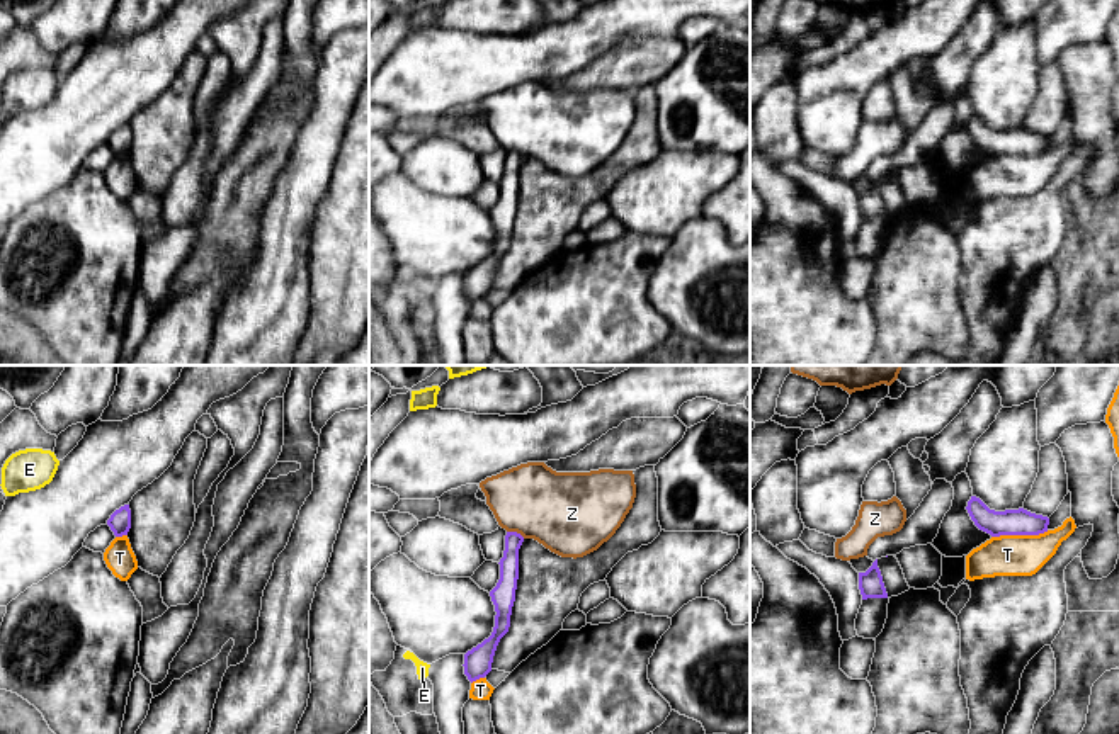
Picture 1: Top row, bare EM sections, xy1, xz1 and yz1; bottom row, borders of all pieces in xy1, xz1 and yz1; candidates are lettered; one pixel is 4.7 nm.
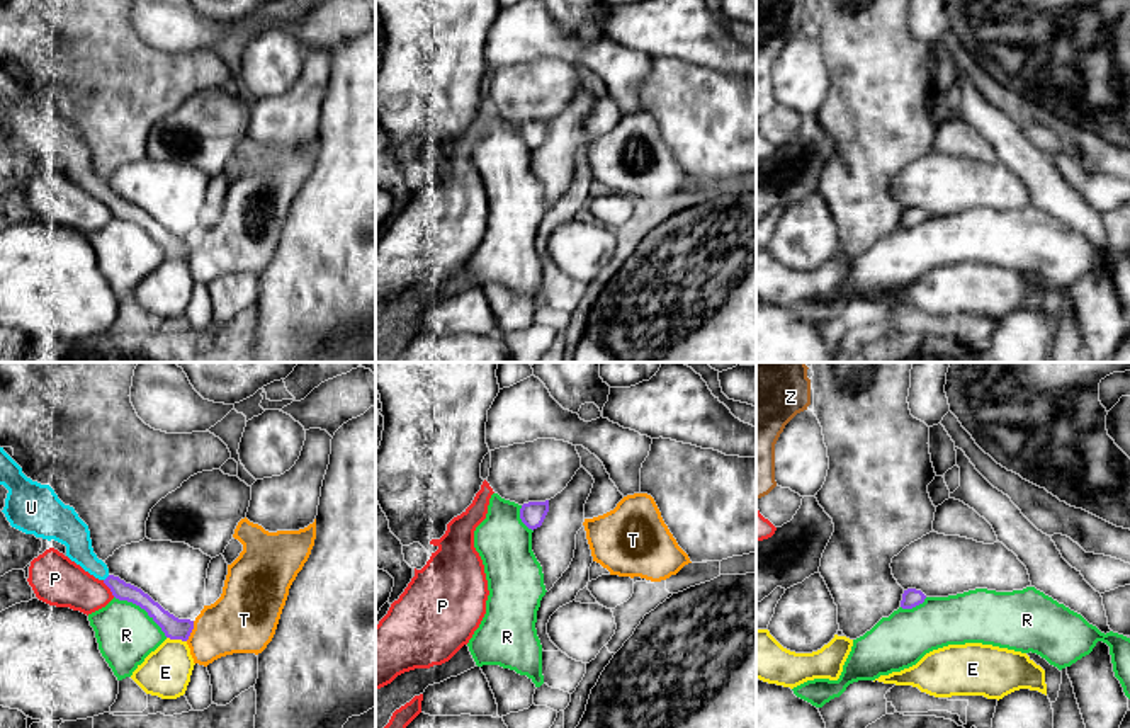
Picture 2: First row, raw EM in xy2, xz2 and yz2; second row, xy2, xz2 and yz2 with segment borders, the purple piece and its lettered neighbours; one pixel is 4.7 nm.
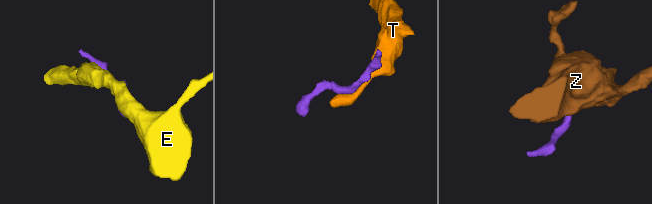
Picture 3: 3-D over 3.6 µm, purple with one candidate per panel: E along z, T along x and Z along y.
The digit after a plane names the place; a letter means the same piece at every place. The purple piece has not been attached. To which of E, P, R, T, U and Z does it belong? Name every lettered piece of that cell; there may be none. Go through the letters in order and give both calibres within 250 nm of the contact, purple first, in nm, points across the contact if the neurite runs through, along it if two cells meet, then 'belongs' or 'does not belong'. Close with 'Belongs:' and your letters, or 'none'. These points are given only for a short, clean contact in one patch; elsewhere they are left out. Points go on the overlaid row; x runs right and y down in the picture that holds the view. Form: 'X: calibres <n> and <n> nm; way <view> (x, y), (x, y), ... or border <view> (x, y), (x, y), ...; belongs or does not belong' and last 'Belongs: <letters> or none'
E: calibres 110 and 240 nm; border xy2 (167, 636), (186, 642); does not belong
P: calibres 90 and 240 nm; border xy2 (102, 580), (114, 596); does not belong
R: calibres 110 and 280 nm; border xy2 (114, 596), (138, 604), (167, 636); does not belong
T: calibres 130 and 190 nm; does not belong
U: calibres 90 and 140 nm; way xy2 (119, 589), (106, 579), (79, 550), (75, 536); belongs
Z: calibres 100 and 360 nm; does not belong
Belongs: U

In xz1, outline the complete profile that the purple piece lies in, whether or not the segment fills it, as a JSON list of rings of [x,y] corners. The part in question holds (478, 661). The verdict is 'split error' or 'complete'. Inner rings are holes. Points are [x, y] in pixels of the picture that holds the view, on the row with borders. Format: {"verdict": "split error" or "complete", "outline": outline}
{"verdict": "complete", "outline": [[[507,532],[505,550],[500,559],[500,579],[490,591],[495,605],[495,627],[488,639],[464,654],[464,675],[473,683],[491,671],[493,656],[500,639],[508,632],[512,607],[519,579],[519,549],[524,537],[517,532]]]}

